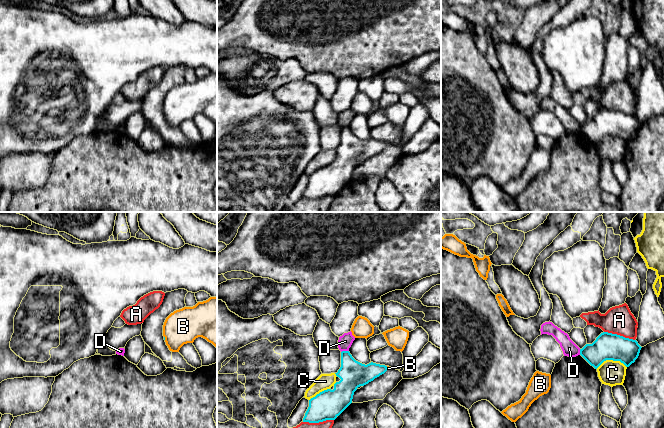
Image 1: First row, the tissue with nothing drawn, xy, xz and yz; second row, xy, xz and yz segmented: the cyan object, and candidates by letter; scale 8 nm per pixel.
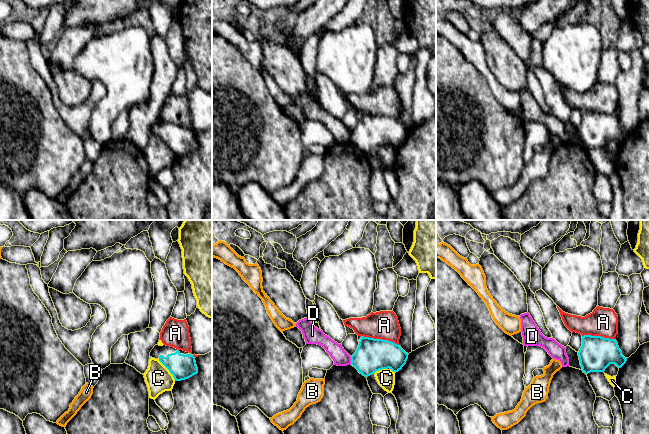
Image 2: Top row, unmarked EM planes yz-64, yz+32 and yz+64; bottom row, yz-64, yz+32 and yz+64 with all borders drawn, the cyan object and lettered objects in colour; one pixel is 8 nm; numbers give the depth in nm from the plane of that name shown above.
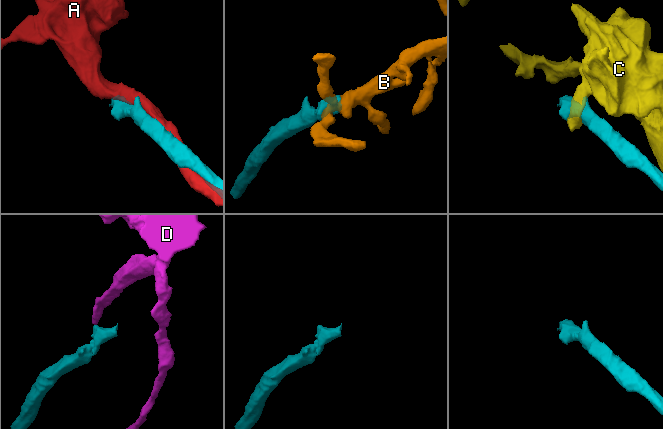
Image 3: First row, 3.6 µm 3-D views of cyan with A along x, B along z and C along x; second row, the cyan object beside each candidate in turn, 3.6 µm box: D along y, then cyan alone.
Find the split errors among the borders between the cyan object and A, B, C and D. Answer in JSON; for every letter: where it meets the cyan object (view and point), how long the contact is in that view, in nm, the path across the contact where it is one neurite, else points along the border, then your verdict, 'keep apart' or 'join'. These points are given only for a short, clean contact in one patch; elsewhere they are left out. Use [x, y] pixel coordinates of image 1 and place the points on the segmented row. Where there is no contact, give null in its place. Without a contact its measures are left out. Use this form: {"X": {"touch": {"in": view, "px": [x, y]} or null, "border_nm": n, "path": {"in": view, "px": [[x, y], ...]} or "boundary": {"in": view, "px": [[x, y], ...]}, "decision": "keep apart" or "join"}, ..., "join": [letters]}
{"A": {"touch": {"in": "yz", "px": [619, 335]}, "border_nm": 260, "decision": "keep apart"}, "B": {"touch": {"in": "xz", "px": [386, 368]}, "border_nm": 30, "decision": "join"}, "C": {"touch": {"in": "yz", "px": [611, 359]}, "border_nm": 240, "decision": "keep apart"}, "D": {"touch": {"in": "xz", "px": [344, 351]}, "border_nm": 70, "boundary": {"in": "xz", "px": [[348, 350], [341, 352]]}, "decision": "keep apart"}, "join": ["B"]}

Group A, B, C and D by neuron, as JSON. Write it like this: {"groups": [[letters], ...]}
{"groups": [["A"], ["B"], ["C"], ["D"]]}

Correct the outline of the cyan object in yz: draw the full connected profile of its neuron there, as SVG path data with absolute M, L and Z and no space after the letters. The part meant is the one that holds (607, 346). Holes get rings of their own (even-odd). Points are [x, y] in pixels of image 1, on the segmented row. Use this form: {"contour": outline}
{"contour": "M603 332L592 344L580 349L580 355L595 369L606 360L620 361L629 367L638 358L641 348L636 340Z"}

